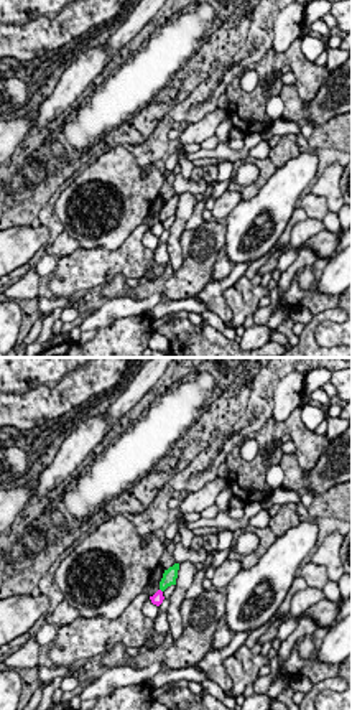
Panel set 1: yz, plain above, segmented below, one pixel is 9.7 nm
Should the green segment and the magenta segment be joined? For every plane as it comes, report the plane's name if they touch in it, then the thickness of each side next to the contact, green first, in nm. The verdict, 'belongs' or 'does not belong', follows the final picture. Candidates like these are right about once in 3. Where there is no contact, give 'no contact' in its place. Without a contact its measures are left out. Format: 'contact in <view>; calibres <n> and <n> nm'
no contact

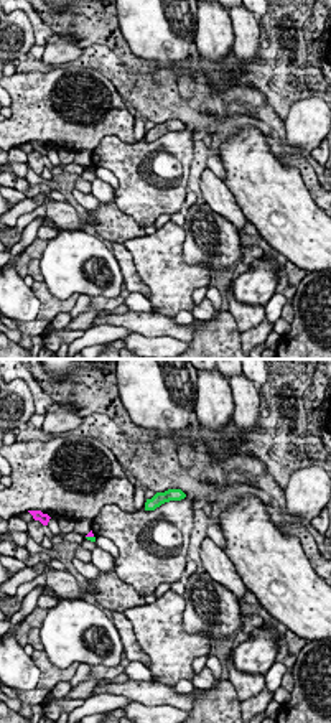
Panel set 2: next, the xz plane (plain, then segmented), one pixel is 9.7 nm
contact in xz; calibres 60 and 50 nm

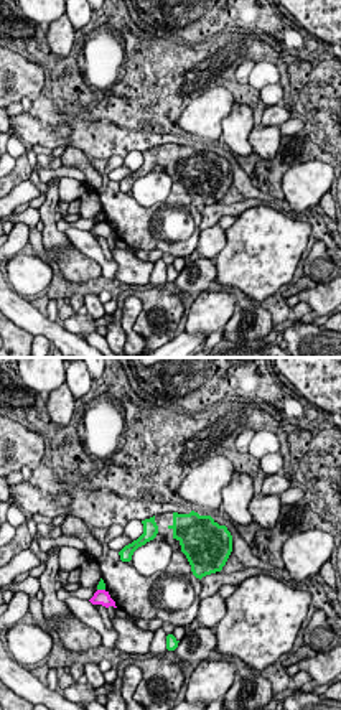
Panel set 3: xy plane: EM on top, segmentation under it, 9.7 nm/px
contact in xy; calibres 70 and 160 nm

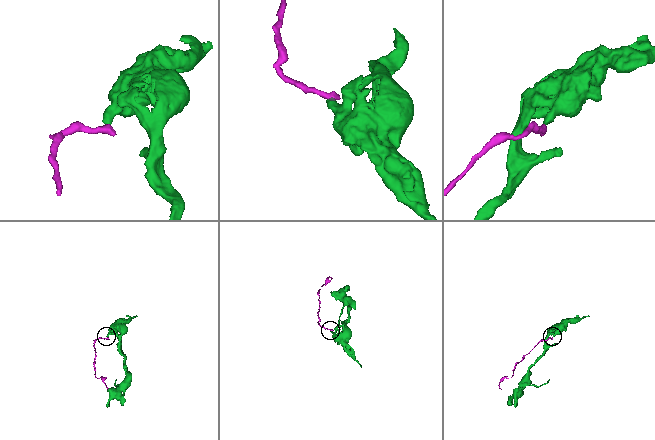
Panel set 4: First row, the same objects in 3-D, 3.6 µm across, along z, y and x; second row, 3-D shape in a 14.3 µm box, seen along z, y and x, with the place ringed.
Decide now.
does not belong

